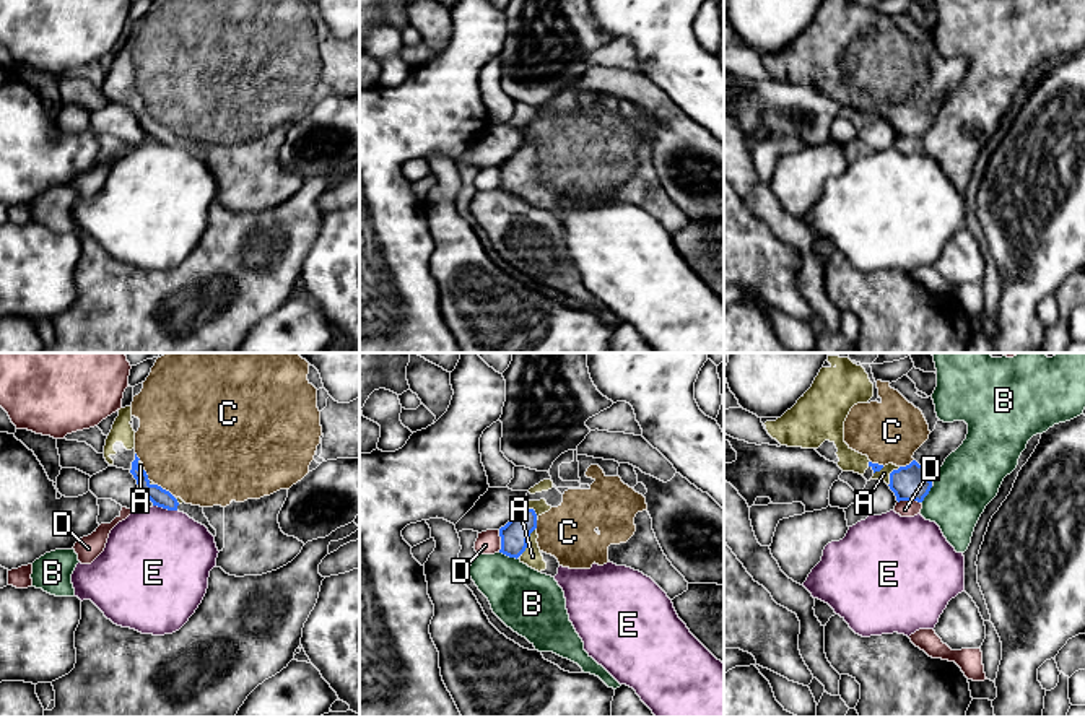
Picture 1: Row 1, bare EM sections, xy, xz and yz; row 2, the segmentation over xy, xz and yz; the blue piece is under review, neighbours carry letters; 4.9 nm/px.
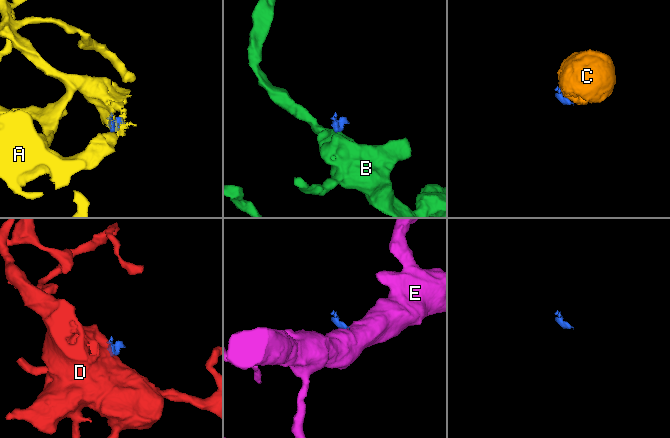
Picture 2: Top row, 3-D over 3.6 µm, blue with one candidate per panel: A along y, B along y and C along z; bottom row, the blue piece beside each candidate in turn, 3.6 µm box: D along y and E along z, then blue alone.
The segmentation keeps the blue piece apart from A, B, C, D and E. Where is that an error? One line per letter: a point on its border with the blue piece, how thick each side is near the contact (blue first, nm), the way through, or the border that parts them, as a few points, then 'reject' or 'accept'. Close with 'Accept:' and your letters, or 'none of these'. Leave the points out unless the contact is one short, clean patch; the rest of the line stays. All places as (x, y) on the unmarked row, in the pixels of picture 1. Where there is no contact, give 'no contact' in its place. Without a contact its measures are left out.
A: meets blue in xz at (526, 178); 140 nm thick on the blue side, 90 nm on the other; accept
B: meets blue in xz at (509, 192); 140 nm thick on the blue side, 320 nm on the other; border along xz (500, 187), (518, 194); reject
C: meets blue in xy at (165, 126); 90 nm thick on the blue side, 500 nm on the other; accept
D: meets blue in xz at (501, 178); 140 nm thick on the blue side, 120 nm on the other; border along xz (498, 166), (500, 187); reject
E: meets blue in xy at (165, 143); 90 nm thick on the blue side, 480 nm on the other; border along xy (153, 140), (176, 147); reject
Accept: A, C

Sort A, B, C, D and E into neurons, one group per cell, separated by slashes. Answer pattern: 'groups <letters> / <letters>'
groups A C / B / D / E

